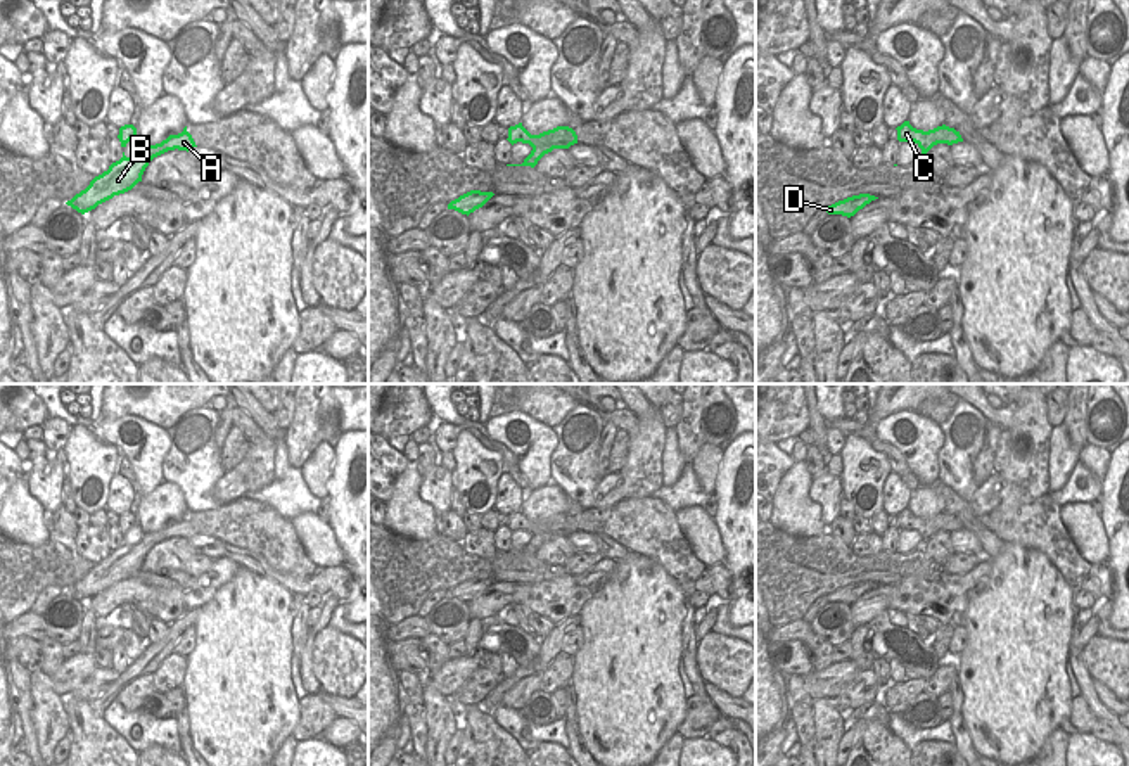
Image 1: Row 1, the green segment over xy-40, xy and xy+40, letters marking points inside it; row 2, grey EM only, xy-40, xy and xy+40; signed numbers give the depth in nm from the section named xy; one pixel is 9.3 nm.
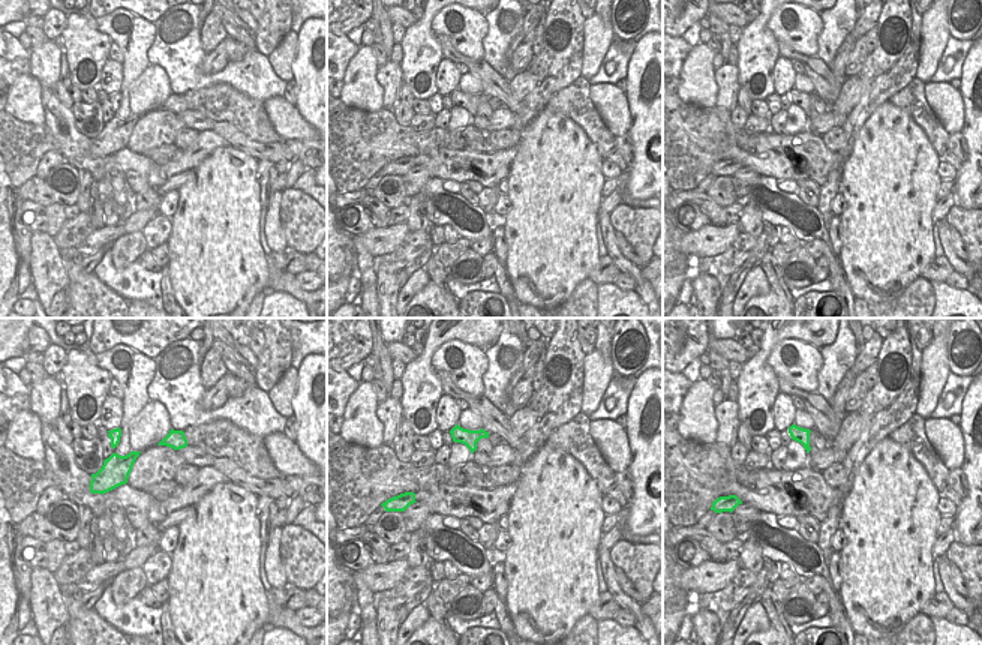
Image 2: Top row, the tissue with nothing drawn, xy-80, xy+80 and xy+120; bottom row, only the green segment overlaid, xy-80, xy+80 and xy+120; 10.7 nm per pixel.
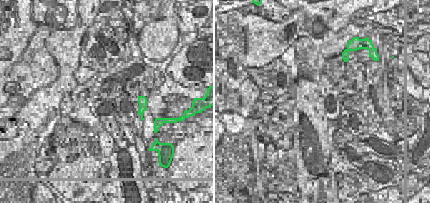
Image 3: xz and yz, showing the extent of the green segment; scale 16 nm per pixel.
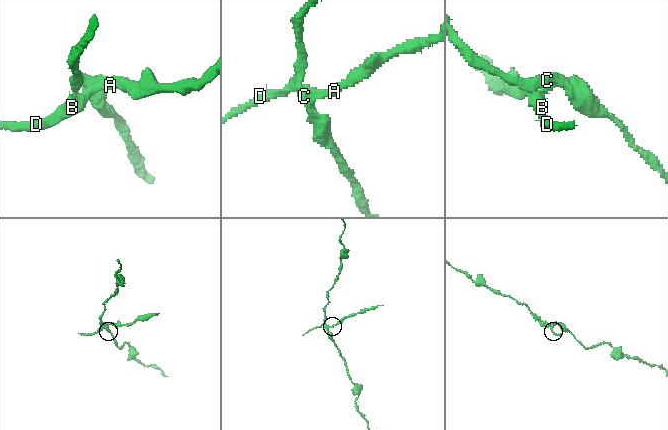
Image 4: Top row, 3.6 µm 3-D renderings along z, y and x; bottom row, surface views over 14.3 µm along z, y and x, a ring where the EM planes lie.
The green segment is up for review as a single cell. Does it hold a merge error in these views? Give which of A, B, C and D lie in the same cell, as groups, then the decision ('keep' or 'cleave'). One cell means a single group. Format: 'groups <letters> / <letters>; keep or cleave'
groups A B D / C; cleave

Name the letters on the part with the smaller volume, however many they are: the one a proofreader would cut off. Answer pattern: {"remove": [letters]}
{"remove": ["A", "B", "D"]}

